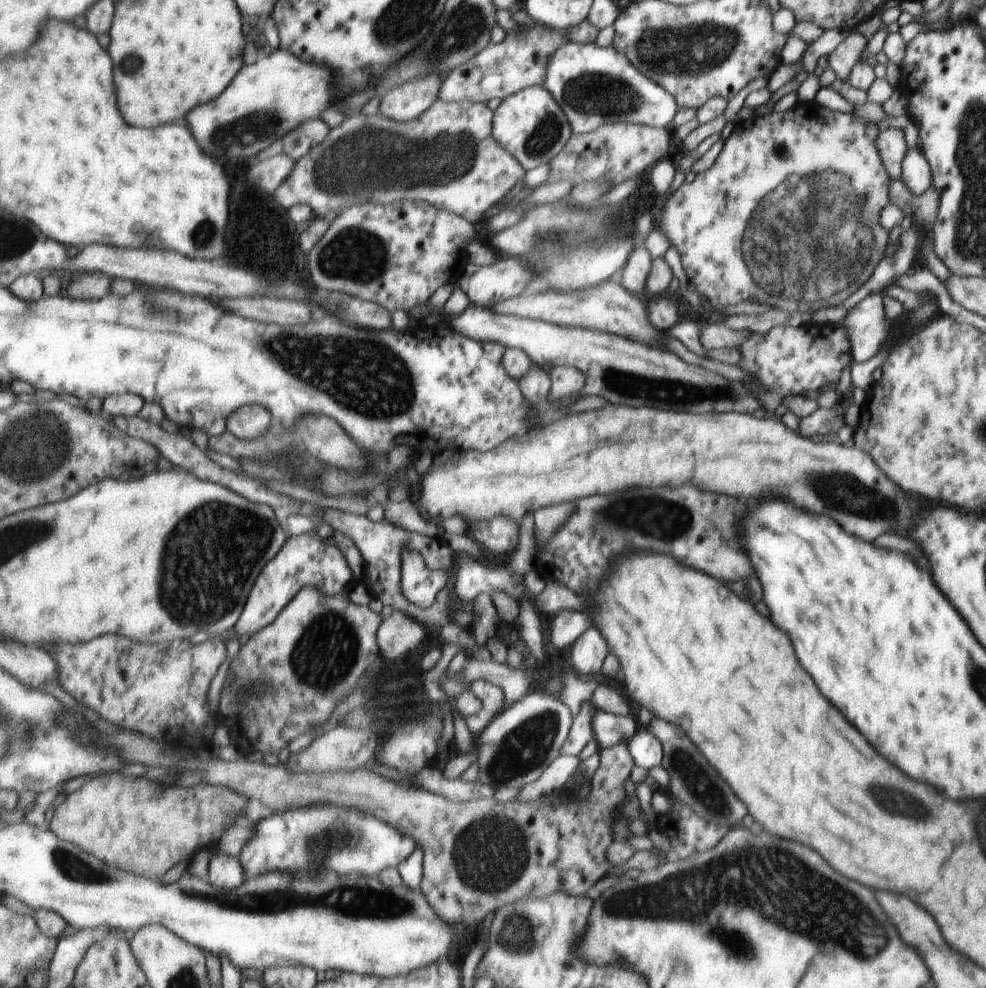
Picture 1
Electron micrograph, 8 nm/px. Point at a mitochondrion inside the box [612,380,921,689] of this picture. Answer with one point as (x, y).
(840, 491)

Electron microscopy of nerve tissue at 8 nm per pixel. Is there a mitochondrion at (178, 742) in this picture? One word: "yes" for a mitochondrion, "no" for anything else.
no

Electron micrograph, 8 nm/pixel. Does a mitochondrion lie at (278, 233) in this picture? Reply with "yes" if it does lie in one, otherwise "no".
no

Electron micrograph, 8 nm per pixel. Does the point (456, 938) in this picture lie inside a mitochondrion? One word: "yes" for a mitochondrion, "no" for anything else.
no

